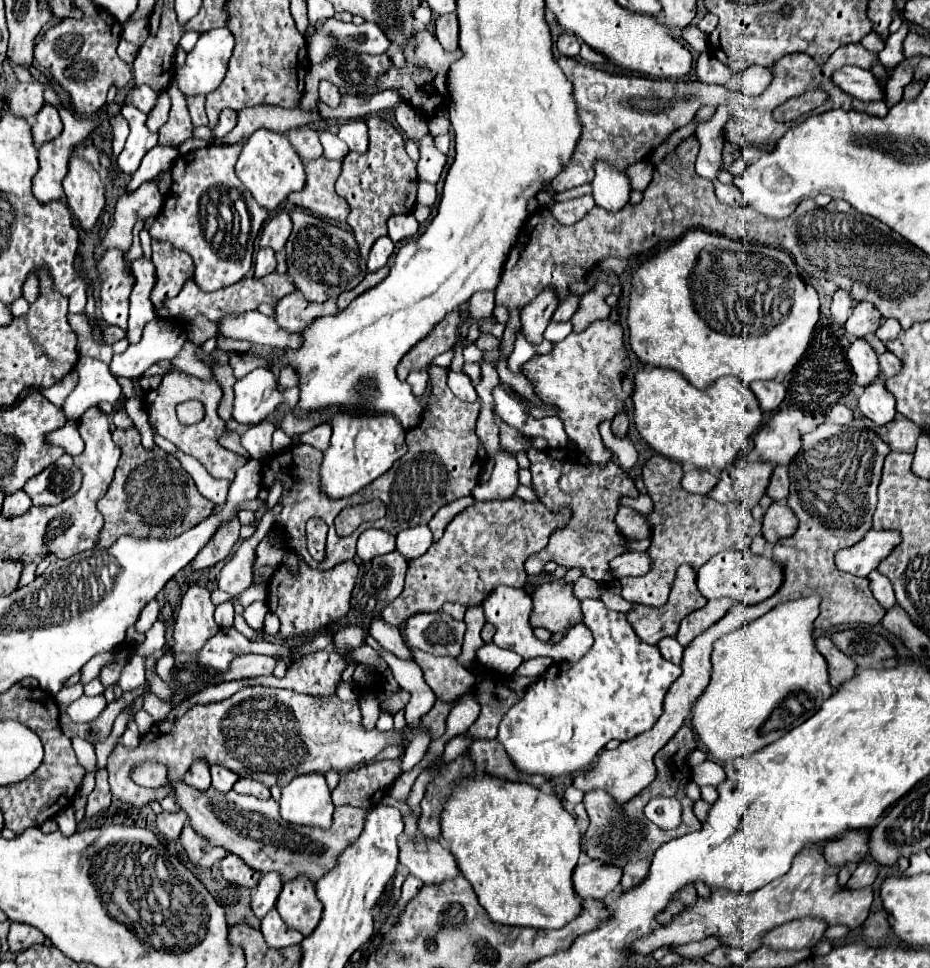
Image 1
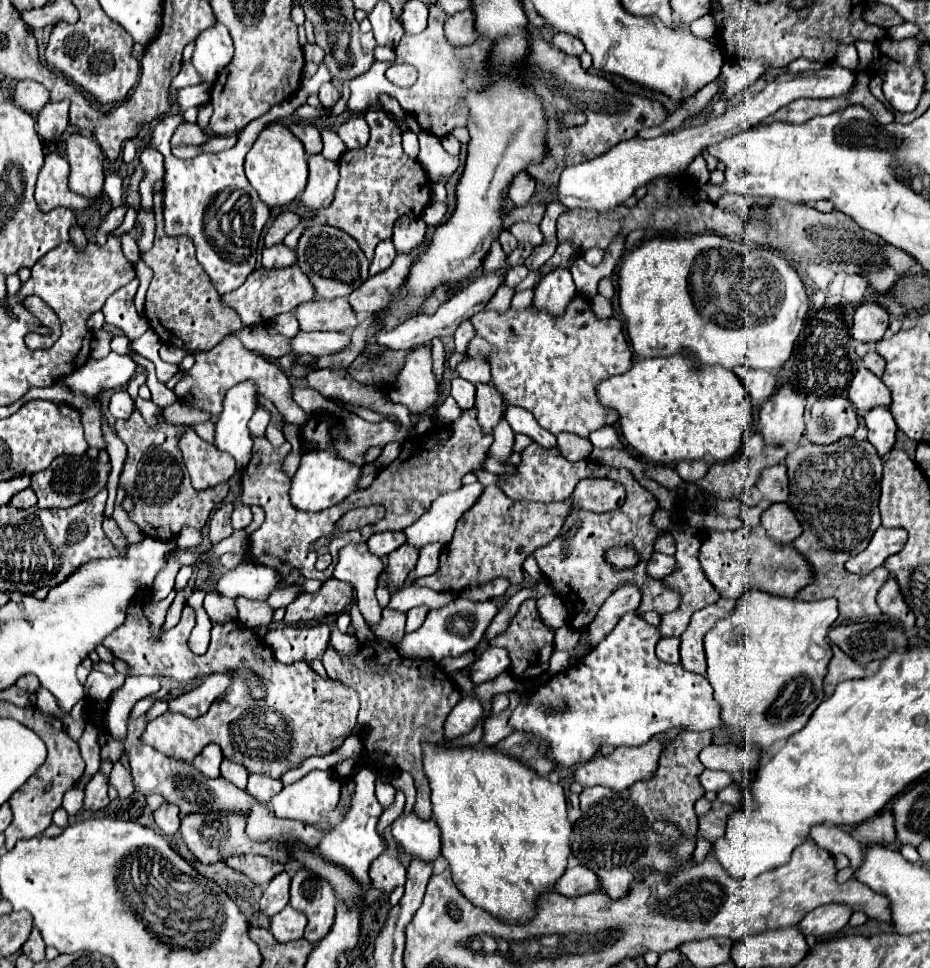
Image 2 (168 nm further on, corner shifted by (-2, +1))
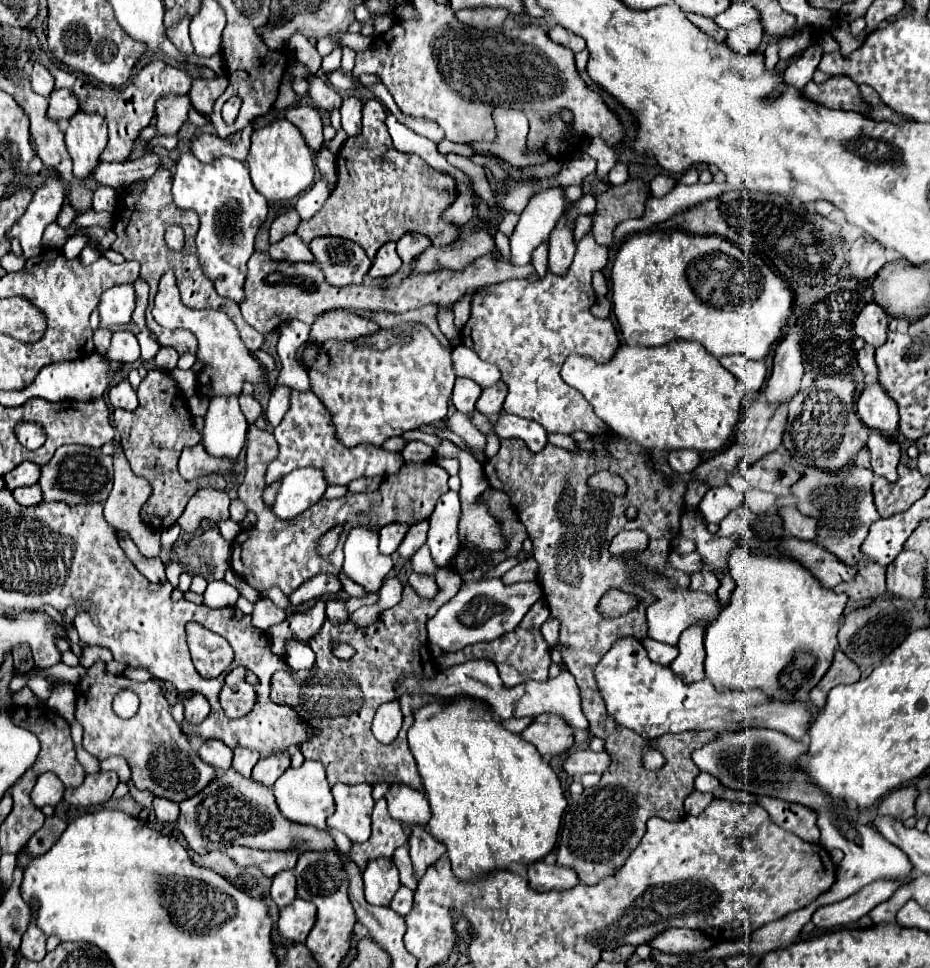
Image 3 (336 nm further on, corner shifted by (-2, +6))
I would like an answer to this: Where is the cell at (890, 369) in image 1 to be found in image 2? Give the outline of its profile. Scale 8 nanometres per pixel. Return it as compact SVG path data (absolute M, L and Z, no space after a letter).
M868 352L862 360L864 360L864 364L868 366L868 370L872 370L874 374L878 374L878 376L884 374L884 370L886 370L886 362L884 362L884 358L880 358L878 352Z

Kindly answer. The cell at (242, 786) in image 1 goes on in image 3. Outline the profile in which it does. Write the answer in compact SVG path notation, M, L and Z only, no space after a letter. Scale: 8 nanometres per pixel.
M278 751L278 753L272 753L268 757L262 757L256 765L254 765L254 771L252 771L252 779L266 785L266 787L272 787L276 783L276 779L290 767L290 753L288 751Z

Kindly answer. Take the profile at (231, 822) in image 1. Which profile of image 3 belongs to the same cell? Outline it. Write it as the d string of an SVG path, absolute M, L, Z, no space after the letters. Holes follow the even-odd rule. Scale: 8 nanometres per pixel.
M94 663L84 679L76 685L76 719L84 727L84 749L96 757L106 759L110 755L122 755L132 771L132 783L138 789L148 789L156 797L170 799L180 803L202 791L206 783L212 781L216 771L208 767L196 751L192 751L188 737L180 731L178 723L172 719L168 711L168 701L158 685L158 681L150 679L146 683L136 683L126 675L114 675L106 671L106 663ZM130 689L140 697L140 709L130 719L120 719L112 708L114 695L118 691Z

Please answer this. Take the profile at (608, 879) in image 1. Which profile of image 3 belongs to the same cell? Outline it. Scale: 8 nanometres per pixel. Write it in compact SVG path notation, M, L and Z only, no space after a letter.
M536 861L528 867L528 885L538 891L562 891L578 885L578 875L568 867Z

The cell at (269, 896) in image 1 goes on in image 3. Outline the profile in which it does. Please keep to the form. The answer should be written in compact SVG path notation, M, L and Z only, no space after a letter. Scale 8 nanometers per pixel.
M292 871L278 873L278 875L274 877L270 895L272 895L272 899L274 899L274 903L276 903L278 907L290 905L290 903L296 899L296 879L294 879L294 873L292 873Z

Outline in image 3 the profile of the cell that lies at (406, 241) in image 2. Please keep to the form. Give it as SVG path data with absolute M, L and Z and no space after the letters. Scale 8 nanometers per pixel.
M408 233L398 241L398 255L404 263L404 267L410 267L412 261L416 261L416 257L430 247L430 239L426 235L420 233Z

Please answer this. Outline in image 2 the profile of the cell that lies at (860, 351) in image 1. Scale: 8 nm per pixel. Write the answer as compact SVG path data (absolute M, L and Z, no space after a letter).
M858 366L856 376L850 384L850 400L856 406L856 410L864 414L874 406L890 404L890 390L866 366Z

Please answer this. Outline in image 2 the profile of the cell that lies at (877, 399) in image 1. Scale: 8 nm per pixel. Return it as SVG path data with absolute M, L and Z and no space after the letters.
M876 406L876 410L868 410L868 414L864 414L864 424L868 428L868 440L876 446L878 454L884 456L886 452L890 452L896 442L898 430L890 408Z

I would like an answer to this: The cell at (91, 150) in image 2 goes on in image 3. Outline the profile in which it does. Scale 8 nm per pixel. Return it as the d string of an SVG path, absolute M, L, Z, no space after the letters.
M78 111L68 119L66 147L74 161L74 177L84 179L96 167L100 153L108 143L106 121L98 113Z

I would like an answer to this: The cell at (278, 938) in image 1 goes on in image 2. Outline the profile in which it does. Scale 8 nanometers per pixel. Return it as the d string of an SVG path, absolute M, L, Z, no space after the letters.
M290 906L270 918L270 932L278 942L290 942L304 936L306 916Z

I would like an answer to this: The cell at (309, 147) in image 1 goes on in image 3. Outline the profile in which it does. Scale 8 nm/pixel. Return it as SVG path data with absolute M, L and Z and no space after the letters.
M292 105L286 109L286 119L302 131L308 147L316 153L324 141L322 119L318 109L314 109L312 105Z

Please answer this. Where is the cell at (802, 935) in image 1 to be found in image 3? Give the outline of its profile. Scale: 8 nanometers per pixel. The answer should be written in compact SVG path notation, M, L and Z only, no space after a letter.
M880 879L874 881L870 885L866 885L864 889L860 889L858 893L820 907L814 915L812 915L812 923L820 929L832 929L838 925L846 925L846 923L854 923L860 917L868 915L876 905L892 899L892 893L896 893L896 889L904 885L904 881L900 879Z

